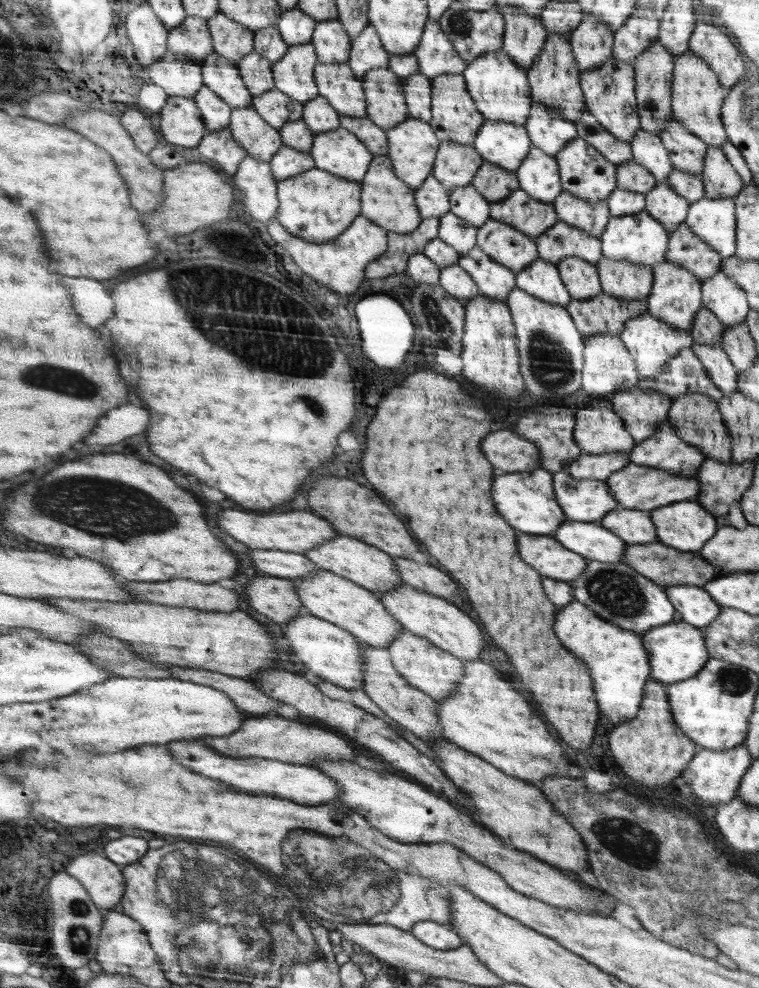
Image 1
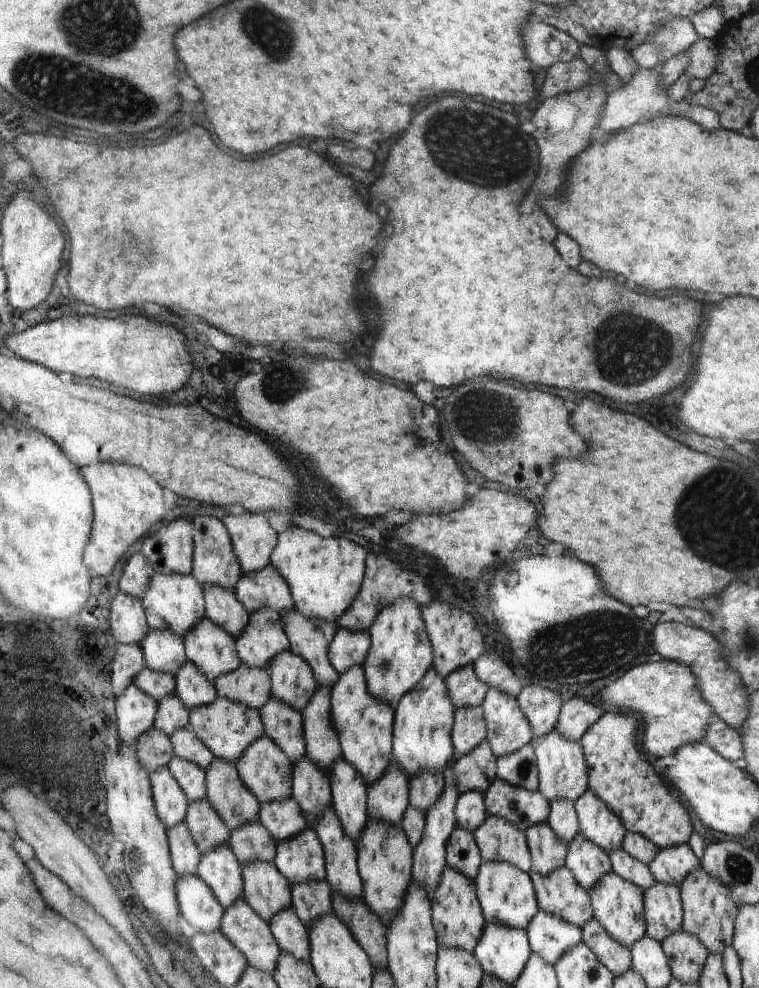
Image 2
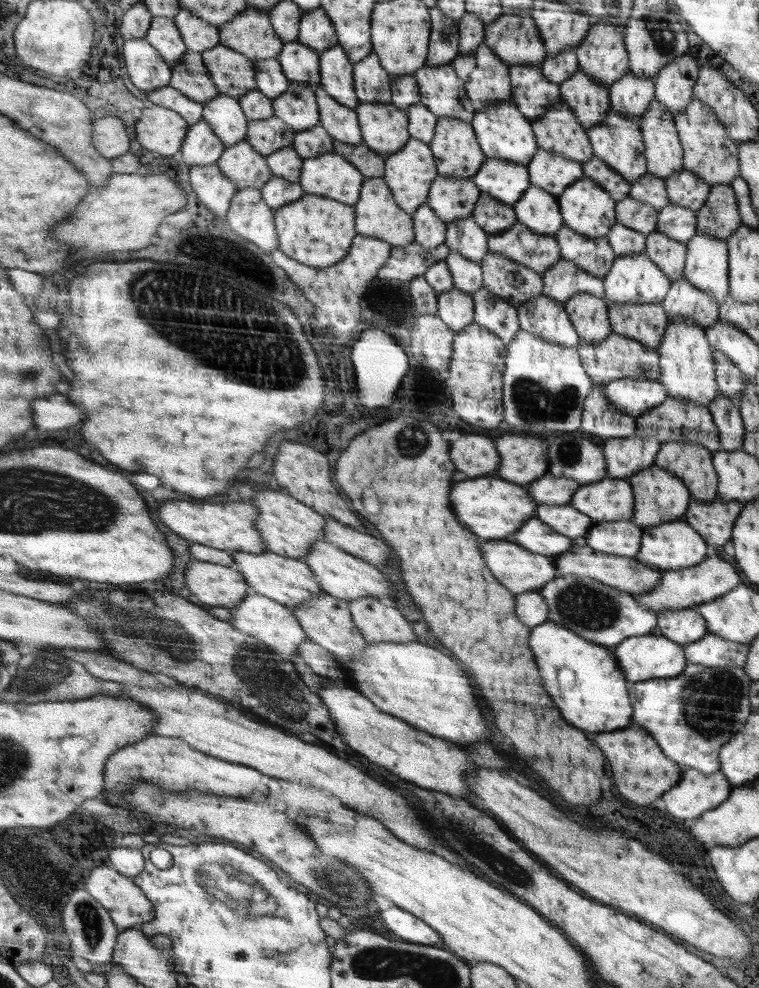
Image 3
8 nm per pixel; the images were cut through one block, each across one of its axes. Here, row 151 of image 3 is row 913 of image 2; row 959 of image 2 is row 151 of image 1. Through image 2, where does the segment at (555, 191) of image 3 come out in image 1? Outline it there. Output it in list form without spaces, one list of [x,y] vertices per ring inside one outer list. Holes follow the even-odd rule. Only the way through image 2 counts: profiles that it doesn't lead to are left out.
[[[533,102],[532,114],[524,128],[527,129],[533,146],[554,158],[566,147],[566,144],[573,143],[580,136],[572,120],[558,116],[558,112],[546,108],[546,104],[540,102]]]

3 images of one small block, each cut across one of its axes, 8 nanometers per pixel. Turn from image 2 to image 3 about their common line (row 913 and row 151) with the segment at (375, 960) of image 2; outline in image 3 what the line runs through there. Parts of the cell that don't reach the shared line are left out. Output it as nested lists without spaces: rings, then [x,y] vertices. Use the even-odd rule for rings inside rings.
[[[333,140],[333,152],[346,158],[365,178],[380,178],[385,174],[385,157],[370,151],[364,144],[352,145]]]

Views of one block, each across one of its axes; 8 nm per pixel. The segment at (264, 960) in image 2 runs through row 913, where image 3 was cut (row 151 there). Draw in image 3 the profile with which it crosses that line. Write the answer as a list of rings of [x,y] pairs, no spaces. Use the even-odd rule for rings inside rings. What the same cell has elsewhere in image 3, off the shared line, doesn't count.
[[[247,139],[228,147],[218,164],[224,176],[228,176],[238,189],[260,189],[272,178],[266,158],[254,150]]]

